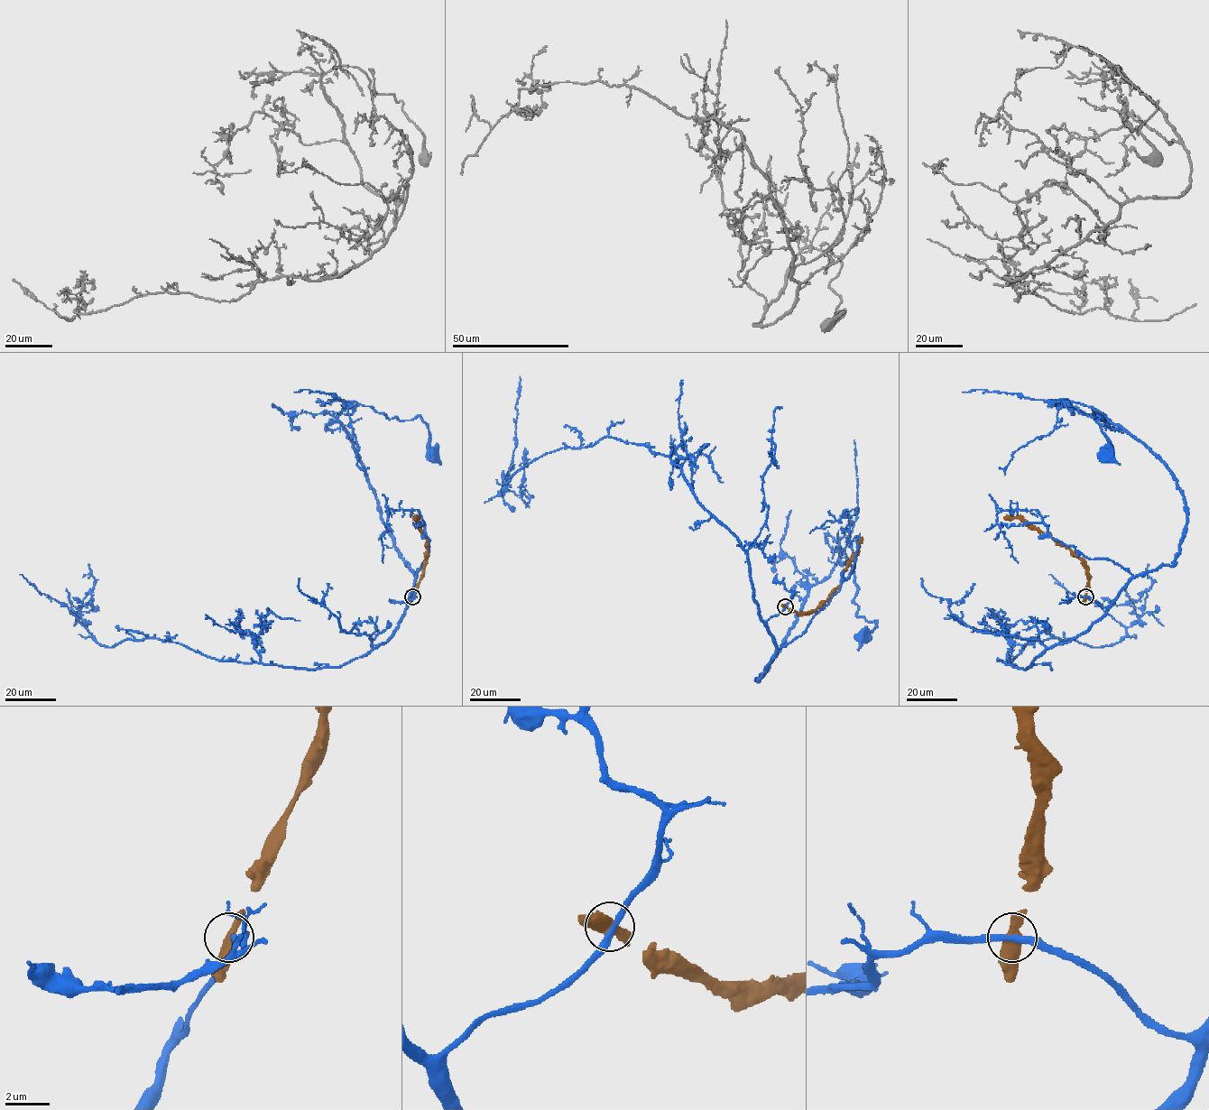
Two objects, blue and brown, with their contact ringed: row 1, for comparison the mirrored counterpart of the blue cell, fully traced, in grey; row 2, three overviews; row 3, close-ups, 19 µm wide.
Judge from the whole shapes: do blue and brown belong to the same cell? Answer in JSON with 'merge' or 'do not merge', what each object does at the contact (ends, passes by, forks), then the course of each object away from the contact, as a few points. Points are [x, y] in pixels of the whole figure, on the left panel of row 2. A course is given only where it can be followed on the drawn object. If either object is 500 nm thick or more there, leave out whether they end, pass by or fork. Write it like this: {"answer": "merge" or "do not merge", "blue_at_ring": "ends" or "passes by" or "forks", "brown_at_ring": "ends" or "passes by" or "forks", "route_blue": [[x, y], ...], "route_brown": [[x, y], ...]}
{"answer": "do not merge", "blue_at_ring": "passes by", "brown_at_ring": "passes by", "route_blue": [[412, 596], [407, 607], [416, 577], [337, 419], [342, 401], [391, 419], [419, 416], [434, 453]], "route_brown": [[412, 596], [422, 574], [427, 555], [426, 538], [418, 529], [418, 518], [414, 517]]}

